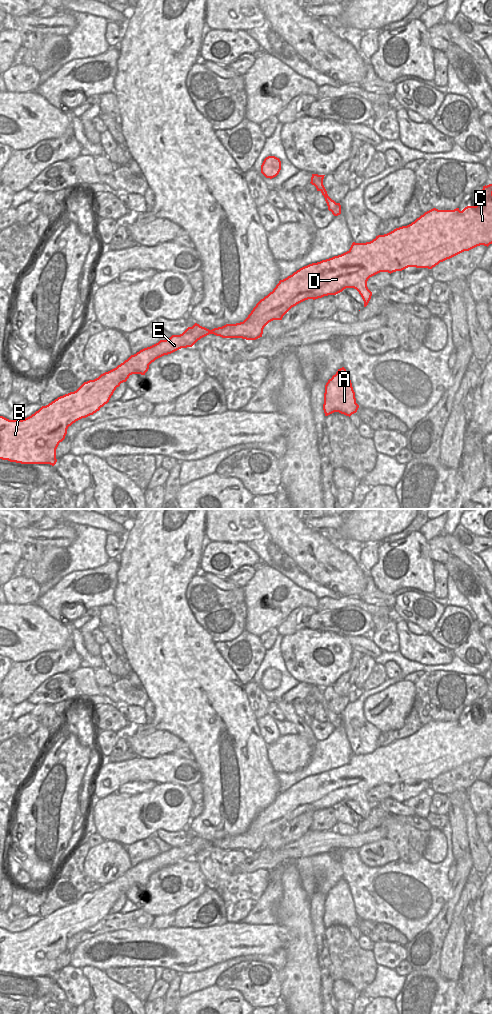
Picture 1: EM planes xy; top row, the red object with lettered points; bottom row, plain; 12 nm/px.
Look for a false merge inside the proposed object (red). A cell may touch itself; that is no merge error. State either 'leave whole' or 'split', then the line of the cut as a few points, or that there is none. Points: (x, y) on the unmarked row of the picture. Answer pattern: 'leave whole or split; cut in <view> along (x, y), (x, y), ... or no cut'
leave whole; no cut

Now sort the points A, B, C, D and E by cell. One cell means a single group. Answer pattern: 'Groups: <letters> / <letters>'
Groups: A B C D E

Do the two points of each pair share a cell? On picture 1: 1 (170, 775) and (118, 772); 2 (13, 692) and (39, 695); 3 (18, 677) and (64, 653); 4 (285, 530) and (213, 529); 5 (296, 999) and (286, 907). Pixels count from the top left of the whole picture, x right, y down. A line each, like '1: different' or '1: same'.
1: same
2: different
3: same
4: different
5: same

